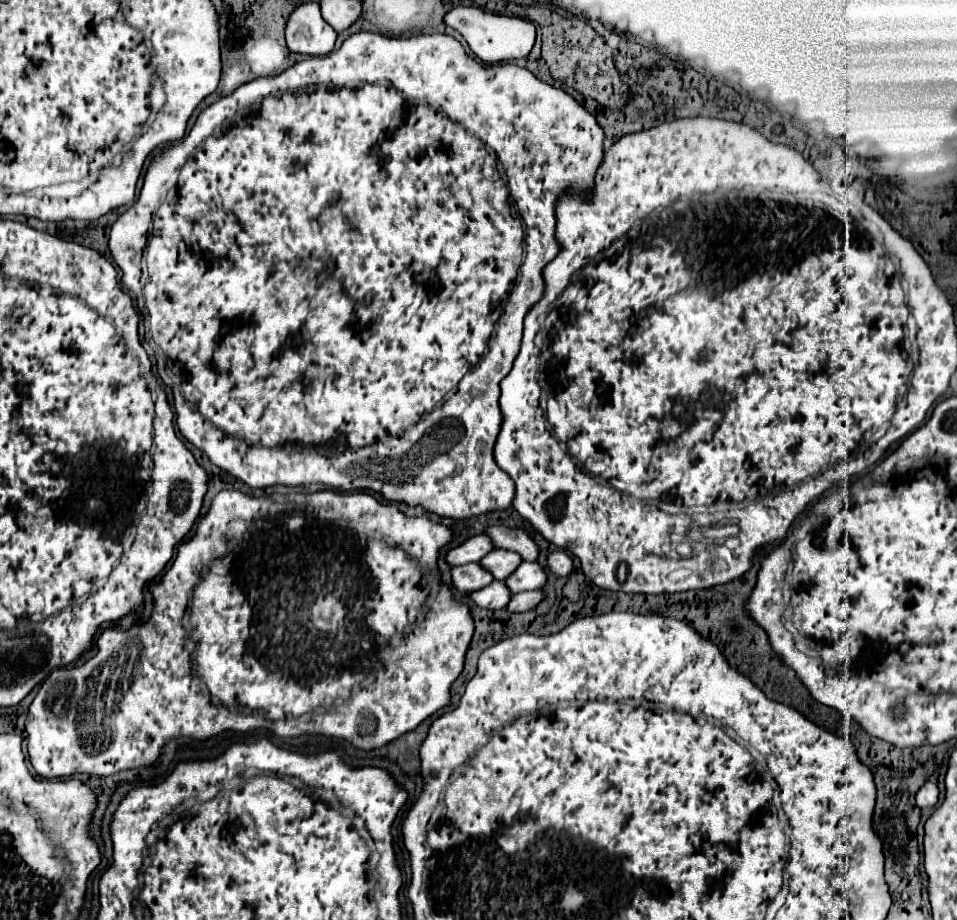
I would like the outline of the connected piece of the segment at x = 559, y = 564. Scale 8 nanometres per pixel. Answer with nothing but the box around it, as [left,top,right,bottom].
[547,550,573,576]

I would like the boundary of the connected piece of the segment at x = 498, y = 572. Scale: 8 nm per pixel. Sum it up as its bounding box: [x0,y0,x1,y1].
[481,550,523,580]

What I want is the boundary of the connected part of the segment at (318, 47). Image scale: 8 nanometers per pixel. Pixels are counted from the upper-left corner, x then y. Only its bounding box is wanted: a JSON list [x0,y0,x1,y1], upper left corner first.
[285,2,337,56]

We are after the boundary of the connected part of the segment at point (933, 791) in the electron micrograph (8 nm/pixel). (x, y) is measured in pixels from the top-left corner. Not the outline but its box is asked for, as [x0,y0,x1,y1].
[917,782,939,808]

